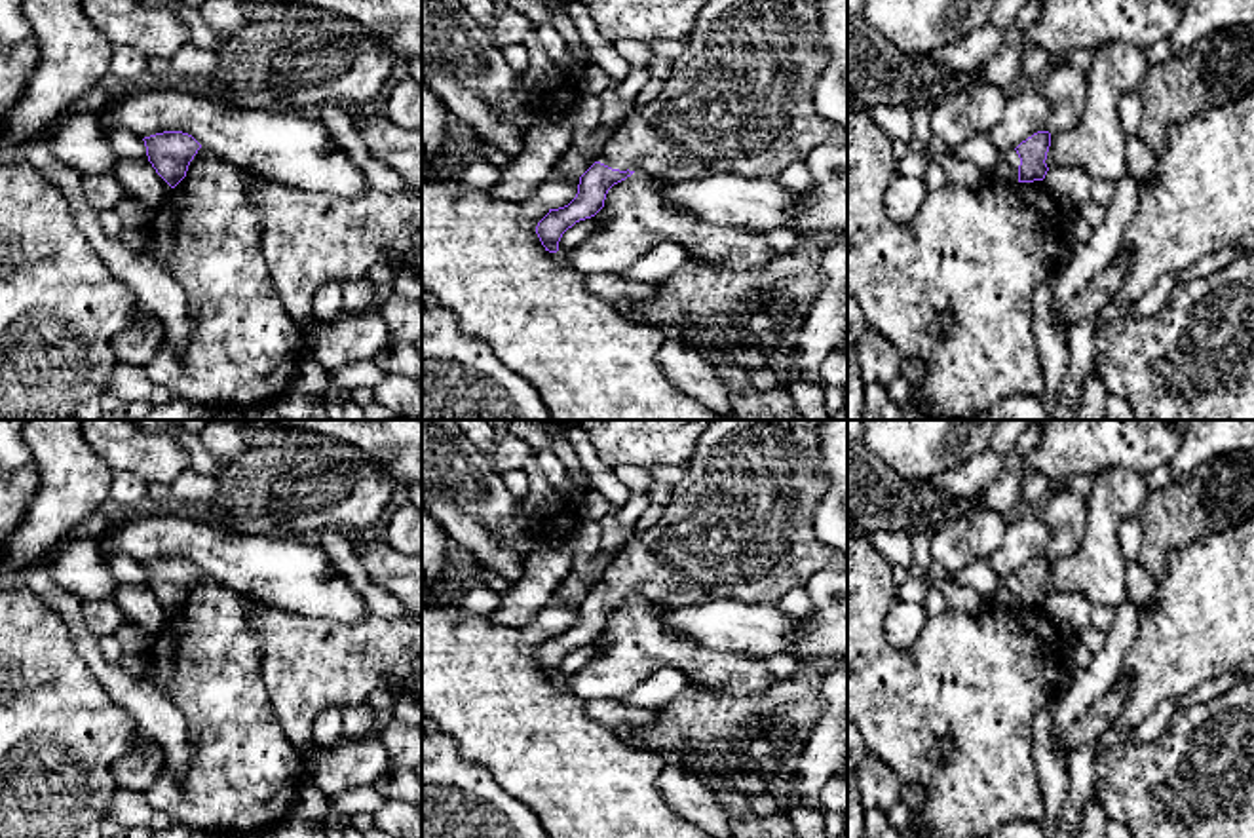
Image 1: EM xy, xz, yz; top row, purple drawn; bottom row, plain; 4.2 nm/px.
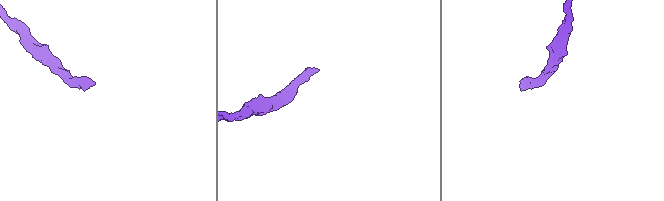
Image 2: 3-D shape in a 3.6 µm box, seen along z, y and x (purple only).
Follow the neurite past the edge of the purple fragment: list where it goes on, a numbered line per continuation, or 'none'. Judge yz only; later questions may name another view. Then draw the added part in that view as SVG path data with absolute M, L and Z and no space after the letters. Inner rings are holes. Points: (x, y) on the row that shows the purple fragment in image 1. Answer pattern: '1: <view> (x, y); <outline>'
1: yz (1007, 170); M1016 150L1003 152L999 163L992 169L992 181L1018 182L1020 158Z

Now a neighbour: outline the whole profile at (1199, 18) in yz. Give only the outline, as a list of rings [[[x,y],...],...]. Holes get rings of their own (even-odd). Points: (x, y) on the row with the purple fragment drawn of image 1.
[[[1176,0],[1182,15],[1168,38],[1172,53],[1188,53],[1203,36],[1254,25],[1254,0]]]

